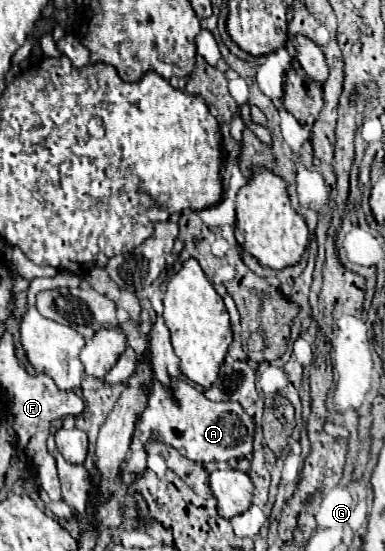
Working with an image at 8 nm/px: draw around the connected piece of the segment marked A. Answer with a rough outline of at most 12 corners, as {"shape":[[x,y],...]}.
{"shape":[[184,379],[144,387],[136,431],[202,463],[242,459],[254,425],[240,403]]}

